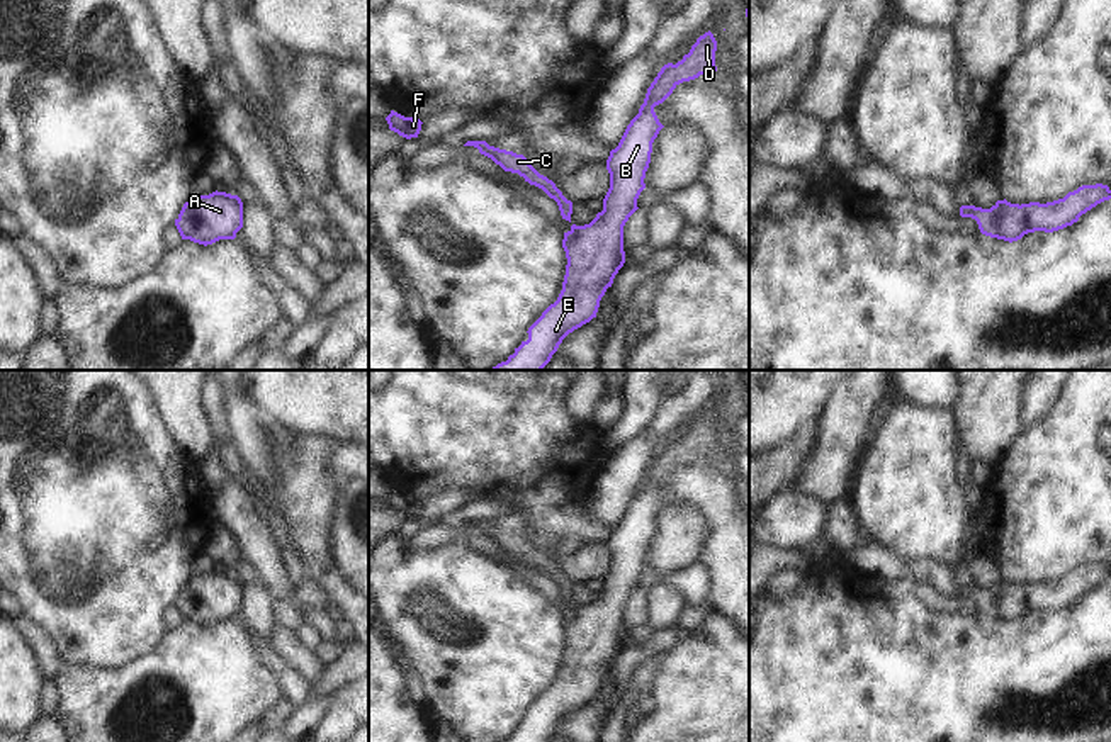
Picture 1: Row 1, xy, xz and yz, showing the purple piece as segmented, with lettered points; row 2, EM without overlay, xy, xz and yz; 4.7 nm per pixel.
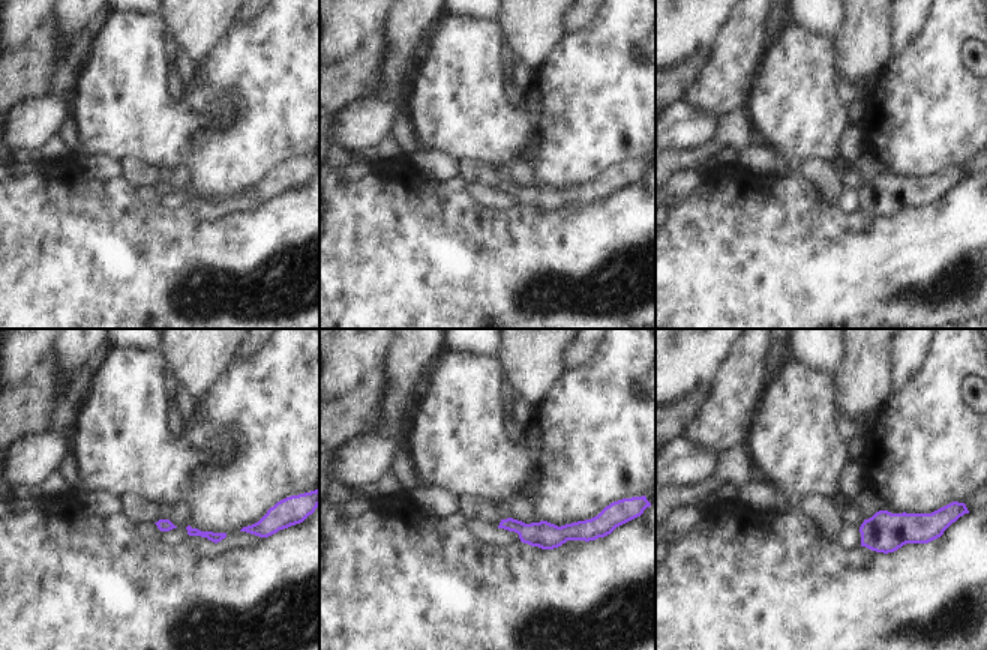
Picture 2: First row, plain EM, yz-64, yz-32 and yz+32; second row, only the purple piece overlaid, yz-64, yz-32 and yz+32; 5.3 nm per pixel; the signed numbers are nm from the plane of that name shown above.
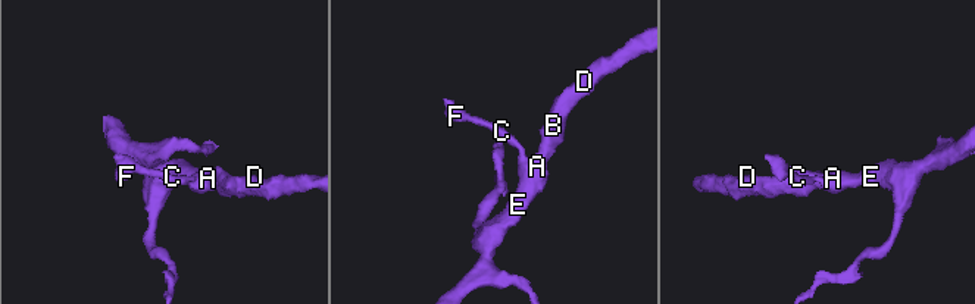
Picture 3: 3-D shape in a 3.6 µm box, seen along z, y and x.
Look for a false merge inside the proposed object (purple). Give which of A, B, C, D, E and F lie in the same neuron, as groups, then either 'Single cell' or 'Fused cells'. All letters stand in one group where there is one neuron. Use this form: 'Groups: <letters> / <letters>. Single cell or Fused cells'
Groups: A B C D E F. Single cell

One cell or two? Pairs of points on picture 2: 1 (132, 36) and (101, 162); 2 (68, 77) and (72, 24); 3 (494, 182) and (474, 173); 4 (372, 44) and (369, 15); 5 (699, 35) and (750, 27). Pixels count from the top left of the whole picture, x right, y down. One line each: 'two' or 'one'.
1: two
2: two
3: one
4: two
5: two

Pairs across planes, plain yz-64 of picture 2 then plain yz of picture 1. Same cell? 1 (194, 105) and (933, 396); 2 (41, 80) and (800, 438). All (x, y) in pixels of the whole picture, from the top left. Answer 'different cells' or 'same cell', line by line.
1: different cells
2: same cell

